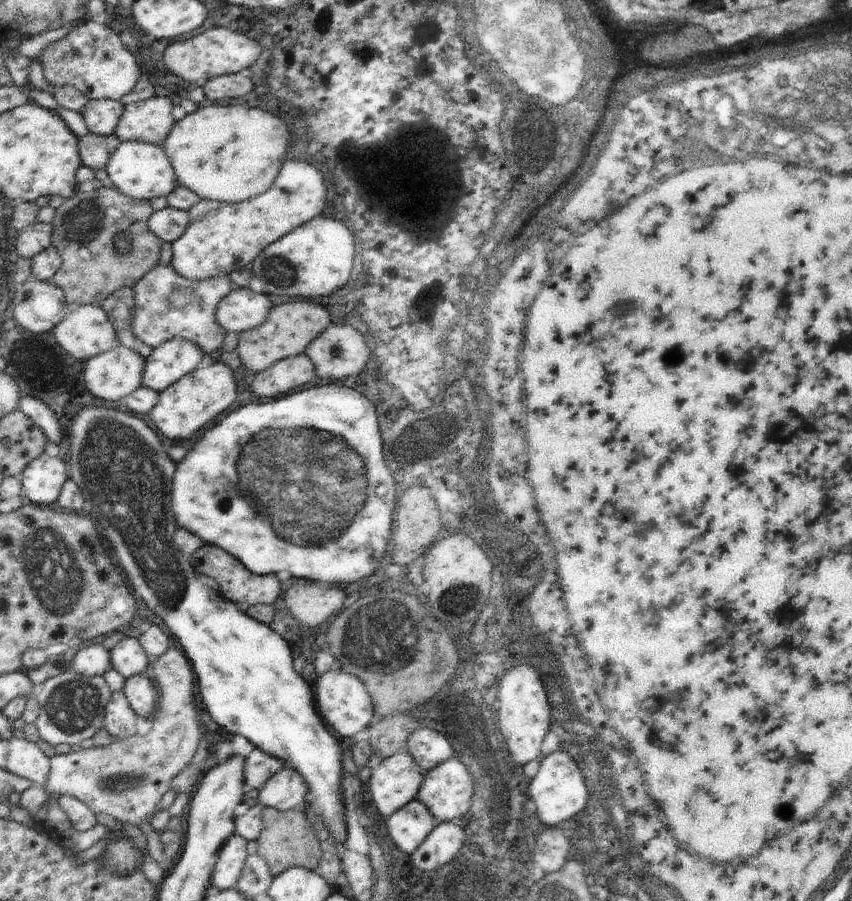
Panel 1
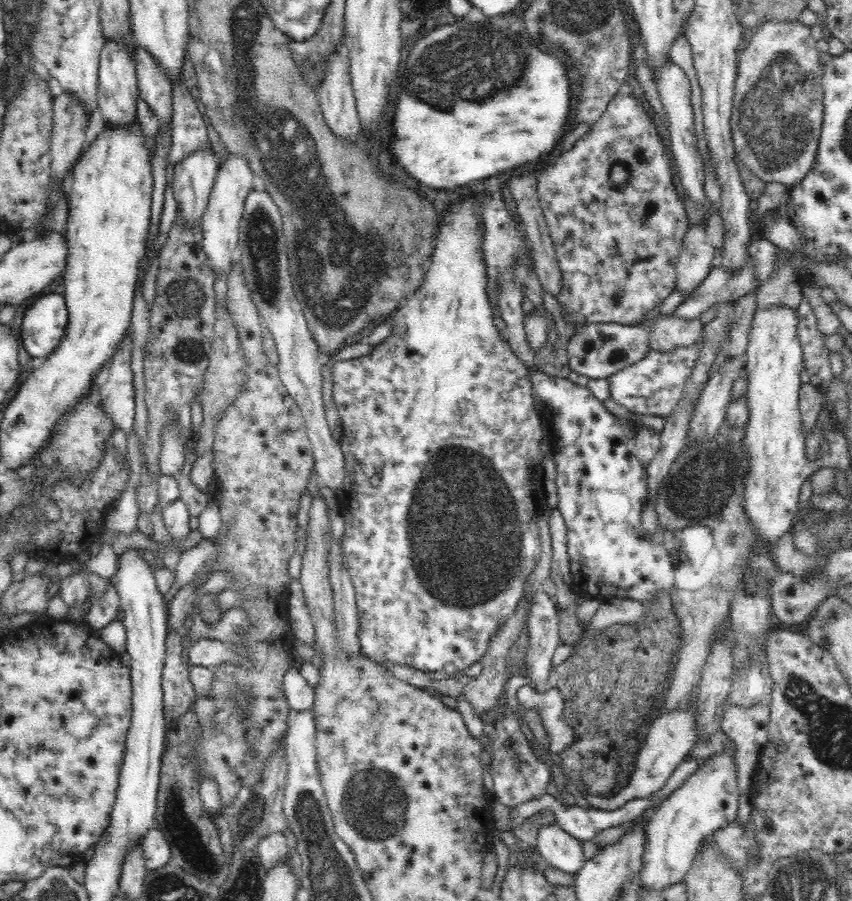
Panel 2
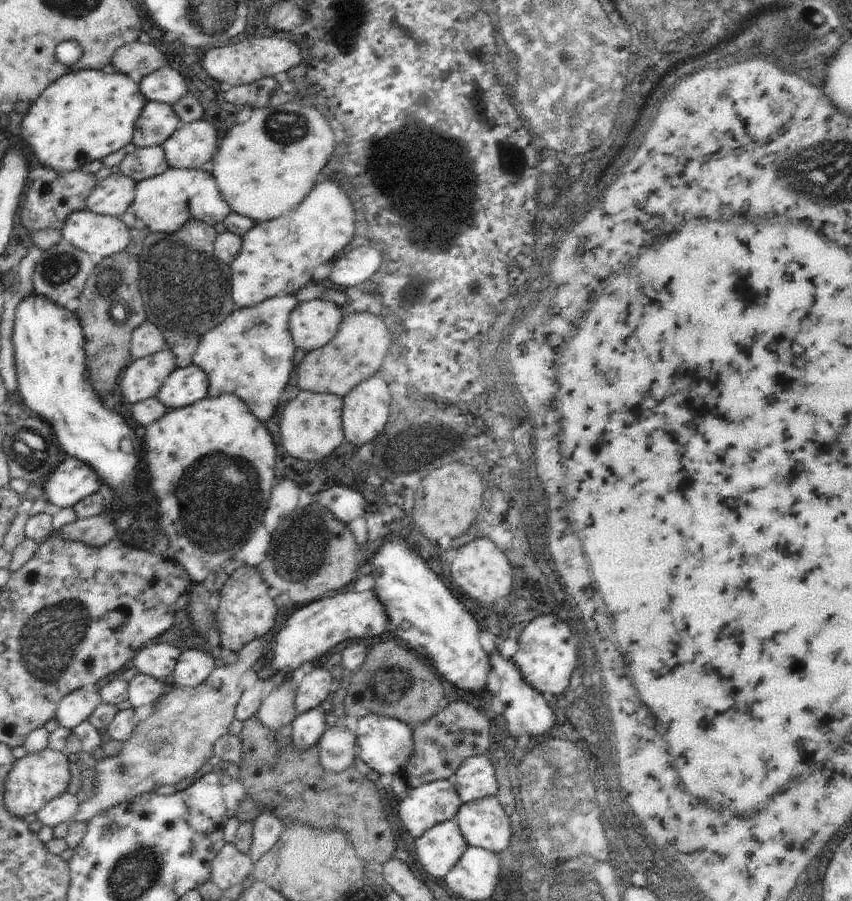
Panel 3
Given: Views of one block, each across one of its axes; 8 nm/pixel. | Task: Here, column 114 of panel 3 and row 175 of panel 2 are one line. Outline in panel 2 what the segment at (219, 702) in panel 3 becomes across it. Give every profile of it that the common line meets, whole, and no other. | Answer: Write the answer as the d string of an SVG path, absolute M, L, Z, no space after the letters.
M772 20L761 24L756 28L756 33L748 41L746 48L739 54L740 60L737 60L737 77L735 80L735 93L733 94L733 109L731 112L731 133L733 134L733 145L735 146L735 155L744 163L744 166L751 170L758 178L764 182L780 182L785 185L793 185L804 180L808 171L812 168L816 160L818 146L820 146L821 124L823 121L823 67L818 57L816 39L811 35L811 27L804 25L801 20L779 21Z

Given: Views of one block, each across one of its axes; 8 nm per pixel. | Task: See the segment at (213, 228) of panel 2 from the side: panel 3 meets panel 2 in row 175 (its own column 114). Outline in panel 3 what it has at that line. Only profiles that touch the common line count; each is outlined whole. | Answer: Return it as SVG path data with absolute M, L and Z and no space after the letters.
M84 209L70 213L61 232L63 242L103 259L128 246L132 240L128 229L121 217Z

